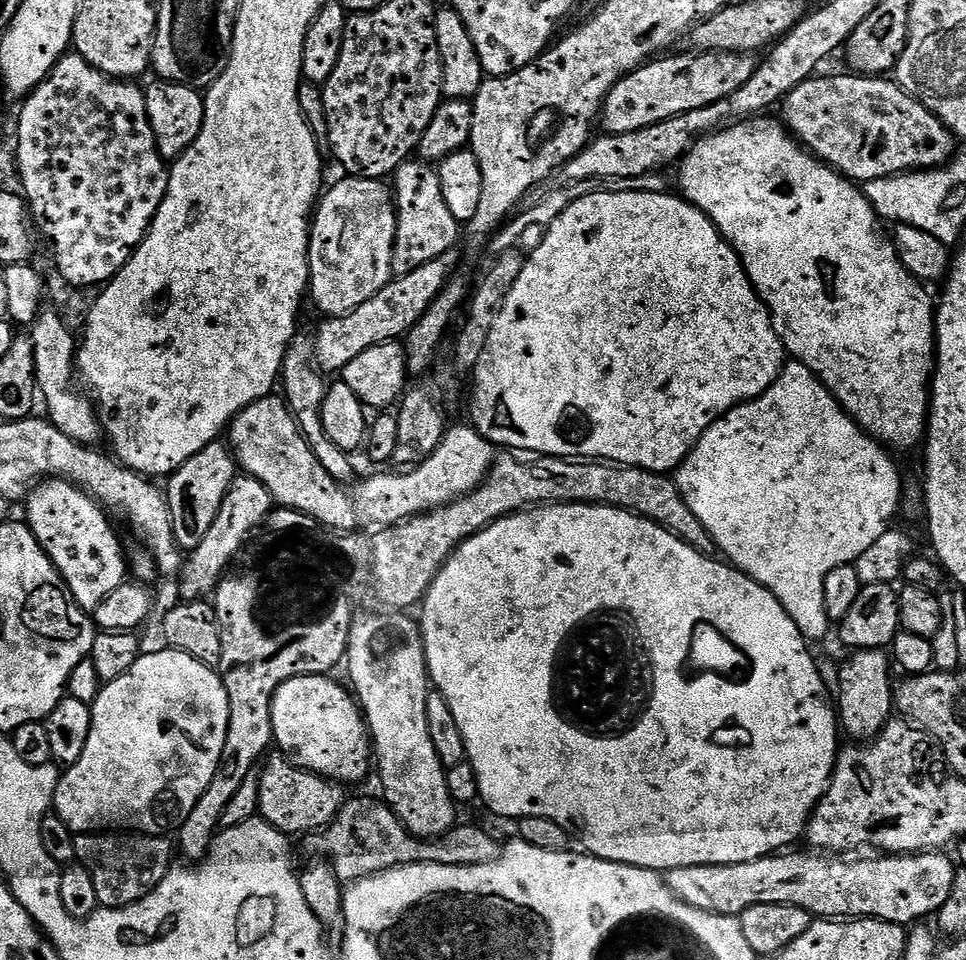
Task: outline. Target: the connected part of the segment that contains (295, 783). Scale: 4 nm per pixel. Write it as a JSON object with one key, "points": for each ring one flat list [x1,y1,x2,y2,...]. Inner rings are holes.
{"points":[[283,754,269,755,260,772,259,815,268,824,285,834,316,832,328,827,340,812,346,799,345,789,317,772,298,768],[265,767,265,768,264,768],[344,791,344,792,343,792]]}

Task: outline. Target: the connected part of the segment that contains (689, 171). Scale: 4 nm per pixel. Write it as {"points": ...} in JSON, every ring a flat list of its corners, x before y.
{"points":[[749,118,733,123,732,127,702,136,689,148,684,159,679,161,679,195,688,203,702,210,712,221,730,247,740,255,742,266,748,275,760,301,772,314,772,325,778,338,784,343,785,353,795,363,804,364,825,386,832,391,832,397,844,407,844,412,855,424,860,425,869,436,880,441,889,449,912,448,921,443,926,435,930,385,936,354,936,314,934,300,928,297,923,283,909,274,896,257,896,246,884,237,881,221,872,204,864,197,863,191,853,181,843,177,835,168,829,168,822,160,816,159,779,119]]}

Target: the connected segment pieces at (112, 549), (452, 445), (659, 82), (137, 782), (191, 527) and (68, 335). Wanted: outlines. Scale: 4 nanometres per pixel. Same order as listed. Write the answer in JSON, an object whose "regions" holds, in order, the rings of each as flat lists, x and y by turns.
{"regions":[[[49,478,29,491,27,504,28,529,60,571,60,577,67,582,78,607,94,610,110,593,118,590,120,584,125,583,126,556,124,560,120,540,108,521,109,513,85,489,63,478]],[[475,427,452,428,444,433,442,442,421,464,411,470,396,470,400,472,384,472,381,476,372,476,364,484,364,516,373,520,376,526,391,526,400,524,412,516,421,516,424,512,433,512,436,508,444,508,468,492,472,492,483,482,494,463,494,446]],[[700,52,696,56,672,56,653,59,651,62,641,64,633,72,622,77,612,87,610,94,604,100,604,107,600,109,599,123,604,123,603,131,610,136,630,134,634,130,642,130,646,126,654,126,663,120,674,118,678,114,686,114,690,110,702,110,702,106,710,106,730,94,746,86,750,76,756,70,757,61,751,55,743,52]],[[167,646,161,647,161,652,145,651,122,674,122,678,109,680,103,685,98,694,98,698,91,704,92,709,92,729,90,738,86,738,86,750,82,750,82,758,78,758,76,764,67,765,66,771,61,775,56,787,56,799,54,801,54,812,60,816,62,822,69,827,73,834,103,834,105,832,123,832,131,834,142,832,145,836,158,836,168,834,179,829,180,824,194,806,198,806,198,798,210,786,214,774,220,769,220,759,222,750,226,746,228,737,228,723,230,722,230,706,228,705,228,695,224,689,224,682,221,673,214,668,208,668,202,662,190,658,190,654,180,652,176,648]],[[224,442,207,444,194,458,190,458,167,481,166,499,172,515,172,532,176,535,176,543,181,549,197,548,206,538,210,526,214,526,214,518,218,518,218,510,228,493,228,487,238,475,235,455,229,445]],[[44,310,30,325,30,339,34,346,36,387,42,397,43,407,44,404,48,407,47,419,51,420,54,426,58,426,58,430,62,430,66,438,85,446,99,445,99,440,102,440,102,429,97,405,83,391,80,393,72,389,72,380,74,384,78,376,76,371,77,337,63,324,59,311]]]}

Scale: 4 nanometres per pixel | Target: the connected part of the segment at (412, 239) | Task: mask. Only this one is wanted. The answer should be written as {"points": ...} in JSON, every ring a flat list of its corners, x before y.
{"points":[[409,159,396,169,395,180,396,249,392,255,392,271,396,276,405,276,410,270,418,270,418,266,426,266,426,262,434,262,434,258,453,251,462,224,450,214,446,198,442,198,440,173,431,163]]}

